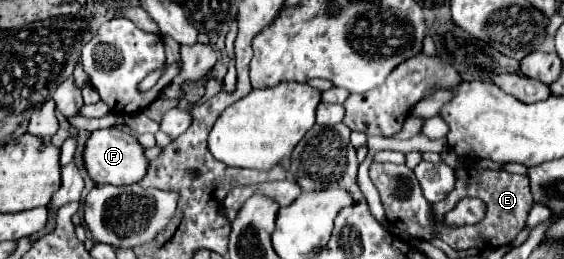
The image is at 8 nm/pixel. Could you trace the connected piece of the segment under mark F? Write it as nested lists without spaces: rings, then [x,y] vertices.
[[[105,128],[105,130],[91,132],[91,136],[85,142],[83,162],[85,162],[87,174],[91,176],[91,180],[95,184],[129,186],[129,184],[139,182],[143,178],[143,174],[147,172],[147,158],[143,154],[143,148],[139,146],[139,142],[133,136],[129,136],[117,128]]]

